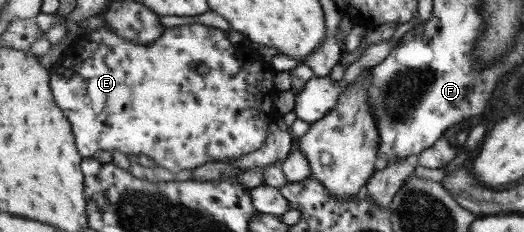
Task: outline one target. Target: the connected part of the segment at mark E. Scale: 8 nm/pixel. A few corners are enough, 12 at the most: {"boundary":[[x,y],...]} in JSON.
{"boundary":[[103,27],[52,69],[85,158],[260,149],[280,91],[218,27]]}

